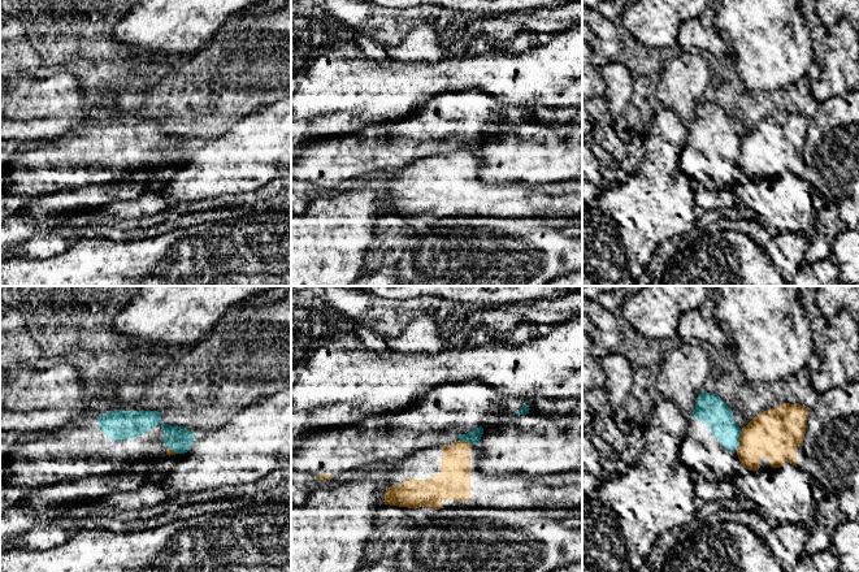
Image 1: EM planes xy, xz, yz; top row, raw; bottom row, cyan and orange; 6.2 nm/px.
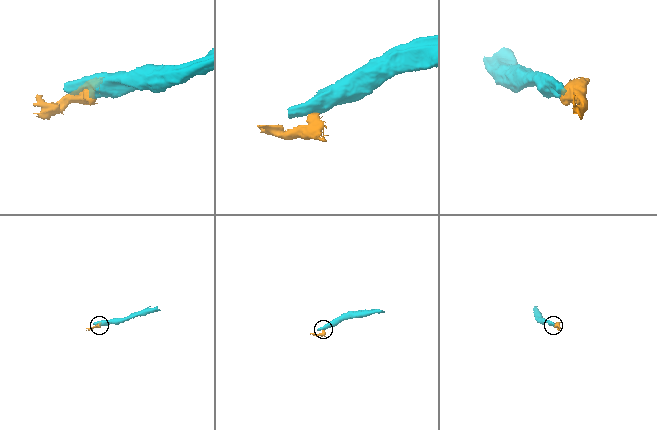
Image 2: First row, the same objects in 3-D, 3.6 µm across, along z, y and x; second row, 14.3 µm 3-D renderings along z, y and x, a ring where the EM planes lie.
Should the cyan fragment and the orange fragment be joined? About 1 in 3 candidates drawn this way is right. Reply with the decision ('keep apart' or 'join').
keep apart

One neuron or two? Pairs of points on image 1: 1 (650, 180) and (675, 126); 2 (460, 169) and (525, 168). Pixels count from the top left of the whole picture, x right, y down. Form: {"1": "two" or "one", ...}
{"1": "one", "2": "two"}

